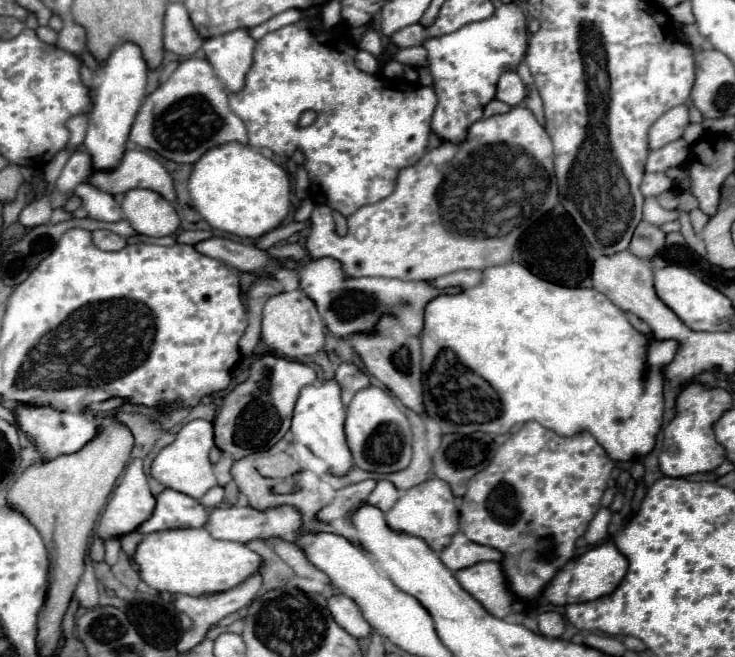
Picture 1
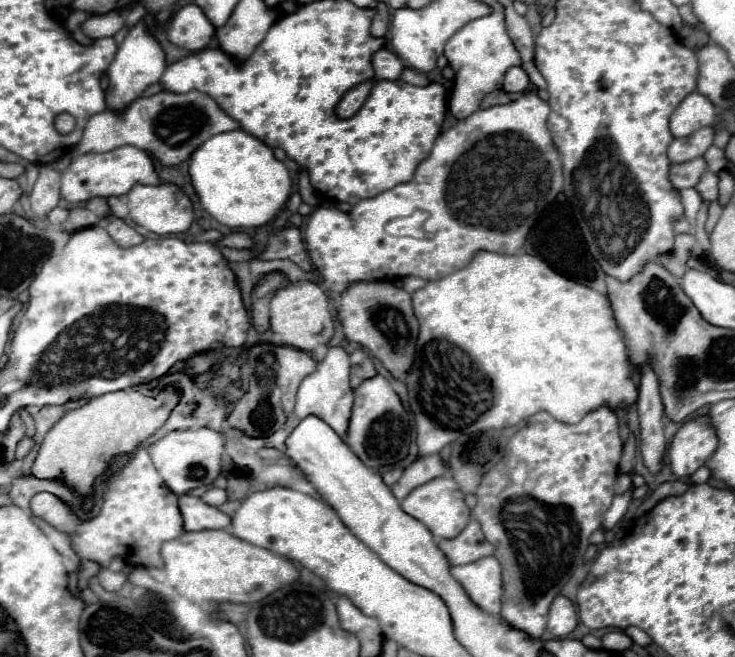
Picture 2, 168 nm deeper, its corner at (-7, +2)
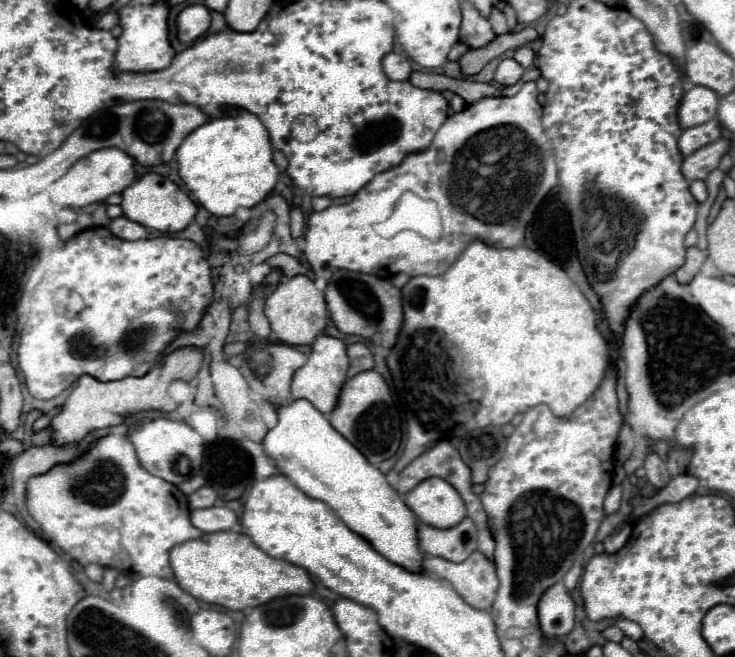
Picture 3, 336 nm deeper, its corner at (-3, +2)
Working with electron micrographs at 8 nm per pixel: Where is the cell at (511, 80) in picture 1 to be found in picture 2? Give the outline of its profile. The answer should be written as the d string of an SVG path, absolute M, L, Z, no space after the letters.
M511 67L503 79L503 91L507 93L525 93L531 87L527 73L521 67Z

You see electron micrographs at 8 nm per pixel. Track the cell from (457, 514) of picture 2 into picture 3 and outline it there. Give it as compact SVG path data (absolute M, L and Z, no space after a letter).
M439 477L421 481L403 499L419 521L435 525L437 529L455 527L467 515L465 503L459 493Z

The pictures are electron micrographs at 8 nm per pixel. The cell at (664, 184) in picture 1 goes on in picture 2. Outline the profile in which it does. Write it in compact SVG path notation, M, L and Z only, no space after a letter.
M701 157L695 161L683 163L683 165L671 165L669 181L677 191L685 189L685 187L695 187L699 177L703 175L703 171L707 171L707 163Z

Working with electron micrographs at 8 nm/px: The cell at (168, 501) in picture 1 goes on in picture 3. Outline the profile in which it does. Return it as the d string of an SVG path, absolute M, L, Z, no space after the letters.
M207 507L207 509L193 509L191 511L191 523L205 531L205 533L215 533L215 531L229 531L237 525L237 515L229 507Z

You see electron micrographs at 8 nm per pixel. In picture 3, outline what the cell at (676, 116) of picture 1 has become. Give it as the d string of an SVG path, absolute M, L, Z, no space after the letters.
M701 85L687 87L687 91L681 99L681 107L679 107L681 127L687 129L687 127L707 123L709 119L715 117L717 105L719 105L719 97L715 91L701 87Z

